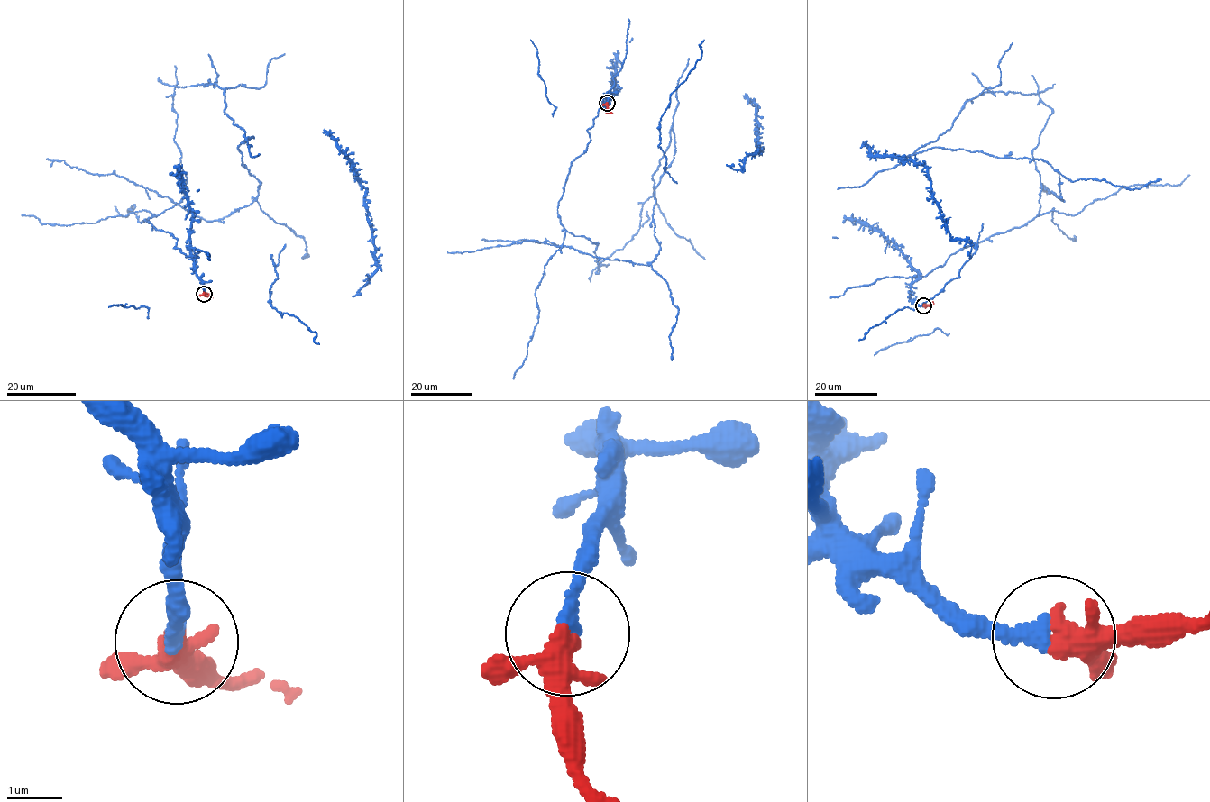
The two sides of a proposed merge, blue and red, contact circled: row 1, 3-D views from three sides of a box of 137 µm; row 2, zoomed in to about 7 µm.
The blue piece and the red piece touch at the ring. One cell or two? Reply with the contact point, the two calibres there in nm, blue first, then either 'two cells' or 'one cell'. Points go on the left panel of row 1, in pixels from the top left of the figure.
(204, 294) | 280/360 nm | one cell

